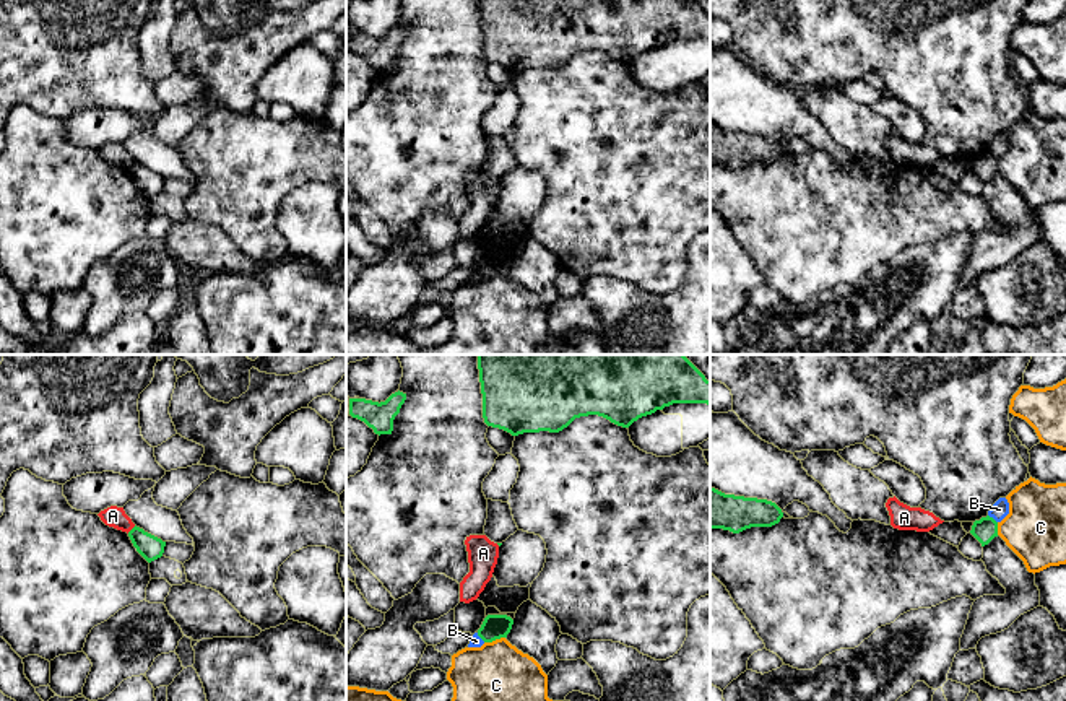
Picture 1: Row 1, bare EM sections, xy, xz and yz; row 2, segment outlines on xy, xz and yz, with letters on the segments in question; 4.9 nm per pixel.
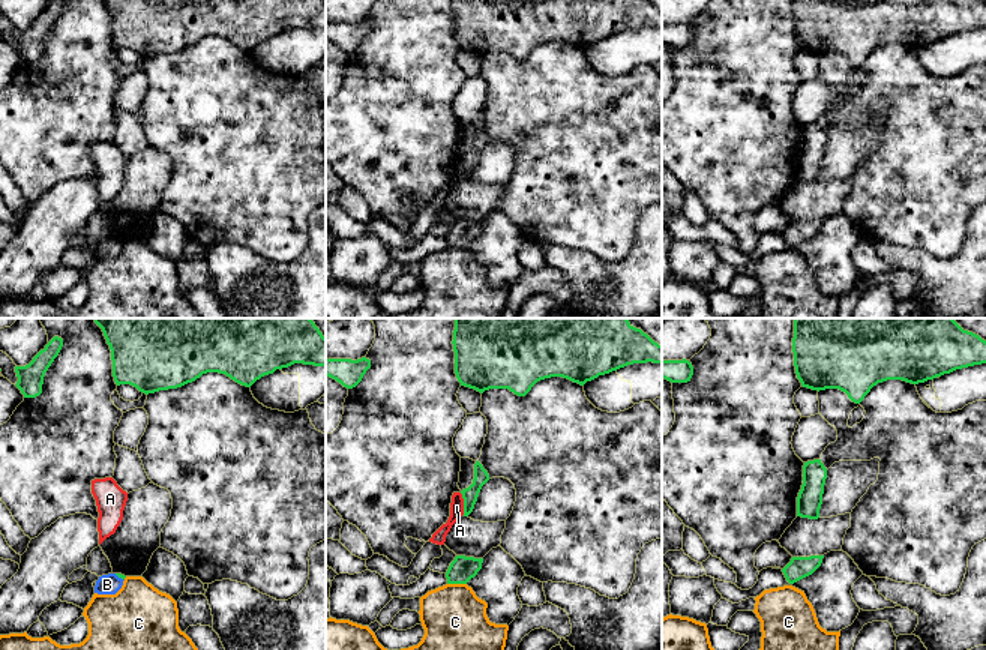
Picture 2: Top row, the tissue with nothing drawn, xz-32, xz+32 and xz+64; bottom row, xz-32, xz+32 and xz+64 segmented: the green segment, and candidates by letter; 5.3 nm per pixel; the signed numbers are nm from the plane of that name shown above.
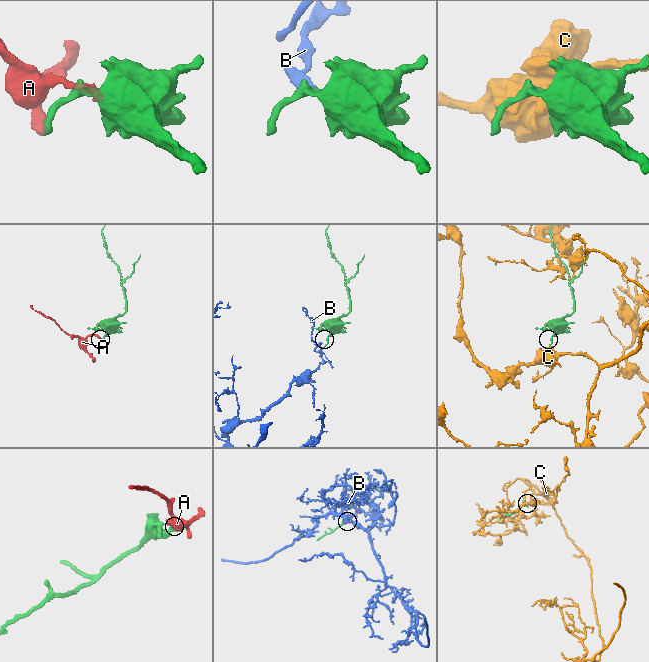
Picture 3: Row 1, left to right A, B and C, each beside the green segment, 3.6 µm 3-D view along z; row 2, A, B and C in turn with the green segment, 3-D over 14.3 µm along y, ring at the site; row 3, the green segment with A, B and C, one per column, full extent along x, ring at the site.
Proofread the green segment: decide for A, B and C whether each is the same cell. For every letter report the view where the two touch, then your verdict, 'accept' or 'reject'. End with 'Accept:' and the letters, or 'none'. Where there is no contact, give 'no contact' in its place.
A: contact in xy; reject
B: contact in yz; reject
C: contact in xz; reject
Accept: none

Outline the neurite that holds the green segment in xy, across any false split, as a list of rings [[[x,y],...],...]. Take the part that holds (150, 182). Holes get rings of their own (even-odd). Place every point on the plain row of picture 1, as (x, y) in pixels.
[[[136,161],[128,168],[128,172],[130,172],[133,182],[136,184],[136,187],[148,198],[162,192],[166,177],[162,177],[161,174],[145,168],[143,164],[140,164]]]

